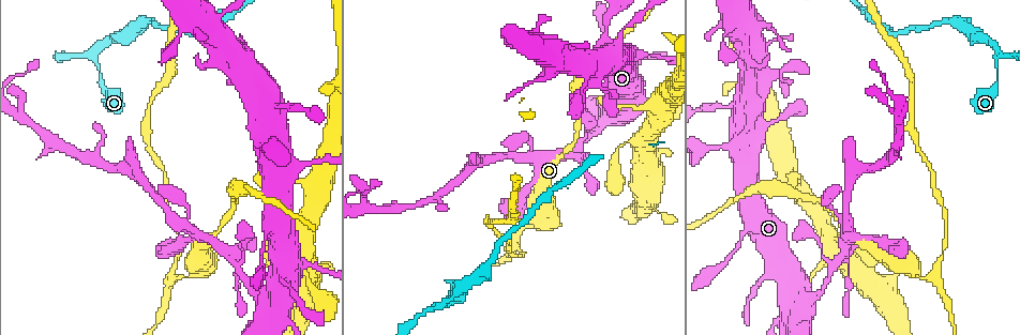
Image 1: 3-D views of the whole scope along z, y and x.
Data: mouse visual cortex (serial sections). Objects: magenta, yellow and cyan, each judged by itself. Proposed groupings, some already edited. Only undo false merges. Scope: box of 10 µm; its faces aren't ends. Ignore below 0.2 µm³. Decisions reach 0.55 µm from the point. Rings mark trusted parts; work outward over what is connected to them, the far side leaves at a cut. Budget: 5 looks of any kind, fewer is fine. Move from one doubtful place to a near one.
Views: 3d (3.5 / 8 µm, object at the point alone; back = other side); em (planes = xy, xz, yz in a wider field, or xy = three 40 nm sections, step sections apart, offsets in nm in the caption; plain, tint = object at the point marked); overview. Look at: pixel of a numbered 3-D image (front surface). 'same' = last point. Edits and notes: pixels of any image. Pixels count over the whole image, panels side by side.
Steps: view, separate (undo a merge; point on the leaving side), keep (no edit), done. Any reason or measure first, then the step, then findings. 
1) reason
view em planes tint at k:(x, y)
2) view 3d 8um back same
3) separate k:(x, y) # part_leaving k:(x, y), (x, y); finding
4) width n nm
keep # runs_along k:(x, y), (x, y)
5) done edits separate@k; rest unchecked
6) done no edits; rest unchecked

view 3d 3.5um back at 1:(515, 244)

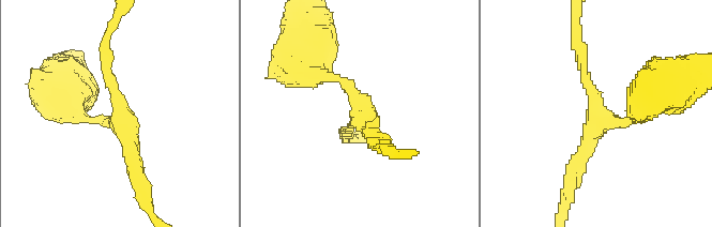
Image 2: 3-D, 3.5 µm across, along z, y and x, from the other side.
view em xy step 2 tint at 2:(359, 114)

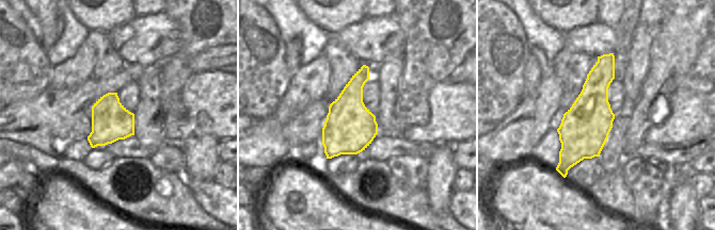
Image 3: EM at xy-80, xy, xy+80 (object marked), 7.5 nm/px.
arms 3; arm_widths 150, 150, 200 nm
keep # runs_along 3:(610, 56), (563, 173); continuous, no second cell

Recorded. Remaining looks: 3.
sudden change in width
view 3d 3.5um at 1:(439, 306)

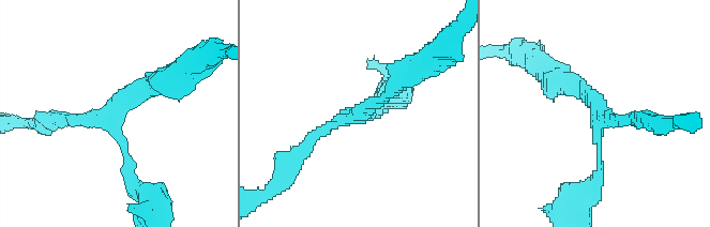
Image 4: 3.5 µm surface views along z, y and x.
need the tissue
view em xy step 2 tint at 4:(354, 113)

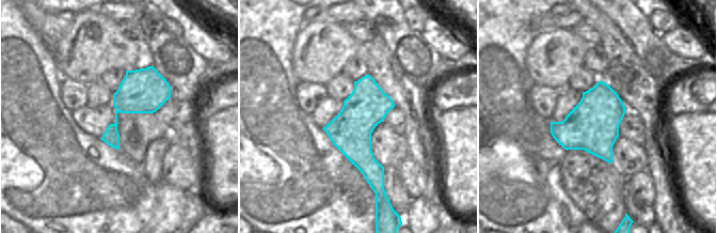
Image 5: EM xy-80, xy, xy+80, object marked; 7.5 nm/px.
keep # runs_along 5:(366, 78), (362, 158), (377, 186); one cell here

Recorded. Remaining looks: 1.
done no edits; rest unchecked

